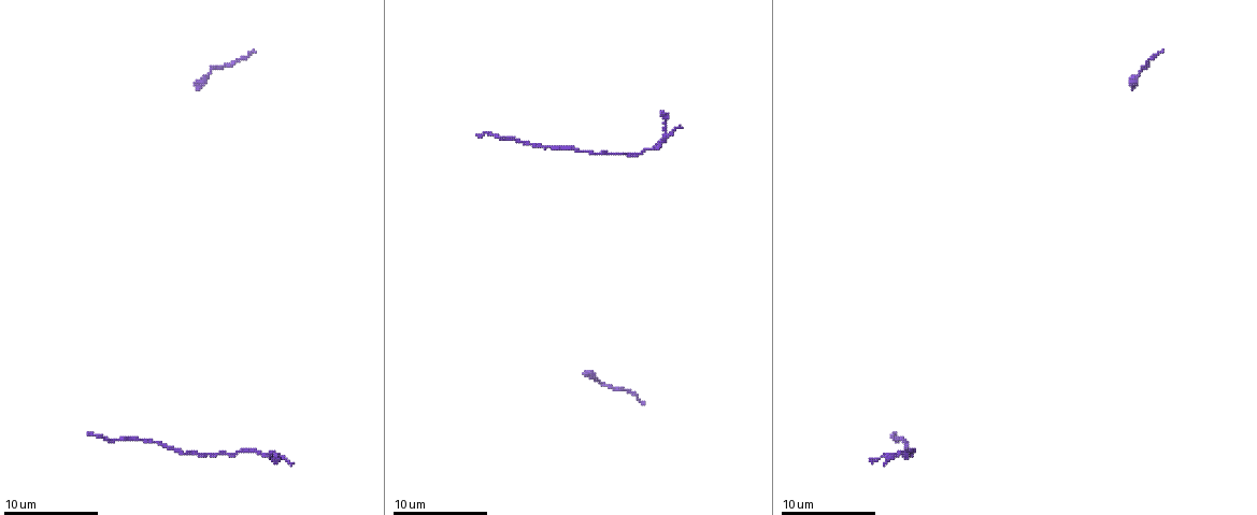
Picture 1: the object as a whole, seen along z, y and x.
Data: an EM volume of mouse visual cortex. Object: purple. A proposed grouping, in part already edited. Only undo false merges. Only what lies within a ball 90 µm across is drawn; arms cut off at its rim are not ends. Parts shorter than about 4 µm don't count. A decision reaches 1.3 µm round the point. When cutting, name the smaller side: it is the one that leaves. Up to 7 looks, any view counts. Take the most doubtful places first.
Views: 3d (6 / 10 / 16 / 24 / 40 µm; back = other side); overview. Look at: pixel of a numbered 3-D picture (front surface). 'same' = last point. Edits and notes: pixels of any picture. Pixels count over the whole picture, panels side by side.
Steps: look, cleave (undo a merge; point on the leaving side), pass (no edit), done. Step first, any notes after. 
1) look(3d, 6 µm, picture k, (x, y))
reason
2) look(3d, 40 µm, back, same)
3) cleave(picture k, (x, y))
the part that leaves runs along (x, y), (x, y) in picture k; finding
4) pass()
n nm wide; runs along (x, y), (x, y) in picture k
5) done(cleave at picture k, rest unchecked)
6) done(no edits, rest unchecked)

look(3d, 16 µm, picture 1, (595, 377))

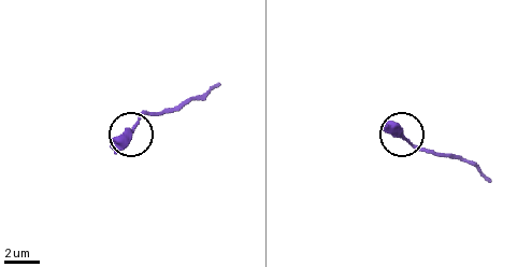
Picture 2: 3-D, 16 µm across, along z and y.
pass()
350 nm wide; all the same neuron

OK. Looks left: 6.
look(3d, 6 µm, picture 1, (537, 145))

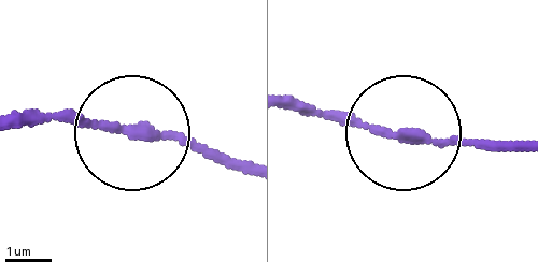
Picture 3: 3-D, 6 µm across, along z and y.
pass()
side arm 19 µm; runs along (416, 139), (409, 128), (513, 139) in picture 3; continuous, no second neuron

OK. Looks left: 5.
look(3d, 16 µm, picture 1, (260, 451))
thick turns thin

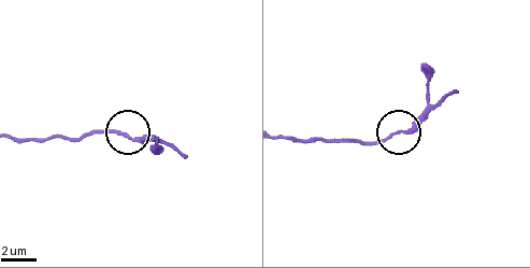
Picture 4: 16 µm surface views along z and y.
pass()
runs along (281, 137), (303, 141), (381, 141), (406, 130), (431, 108) in picture 4; one neuron here

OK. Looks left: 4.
done(no edits, rest unchecked)

